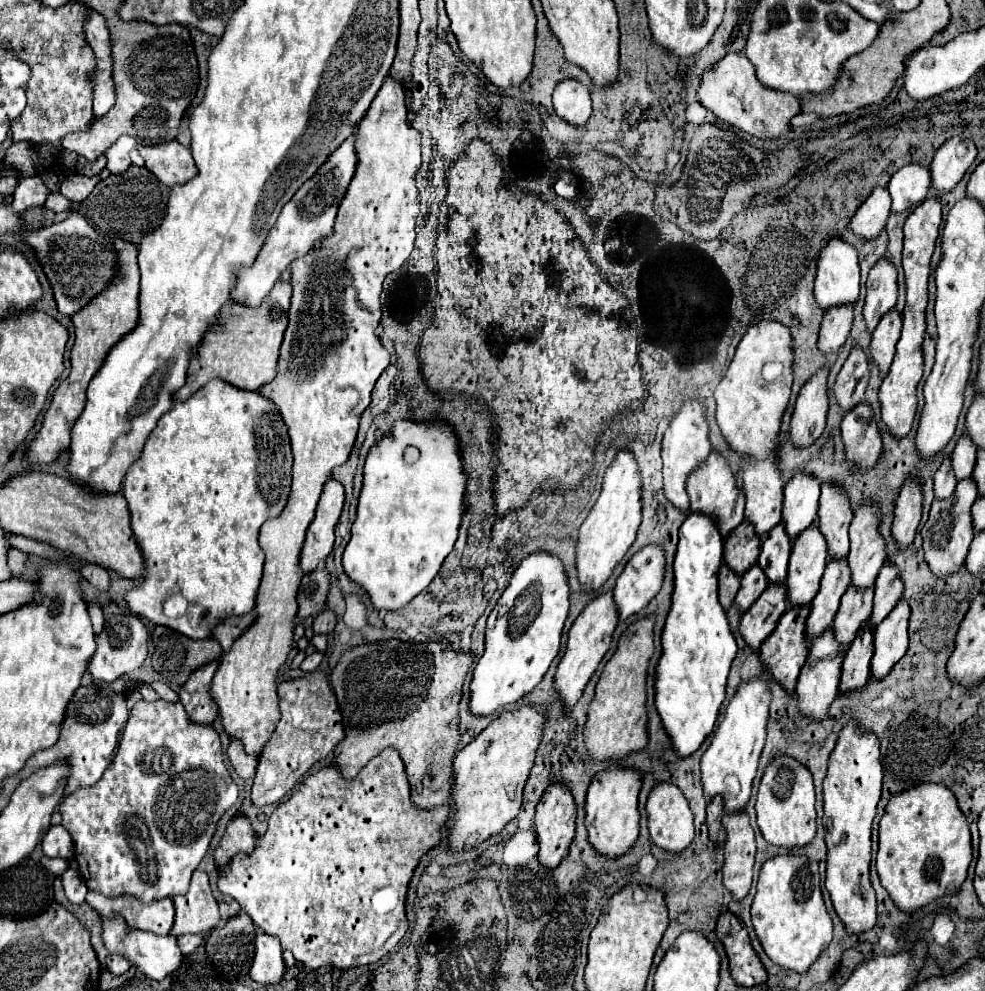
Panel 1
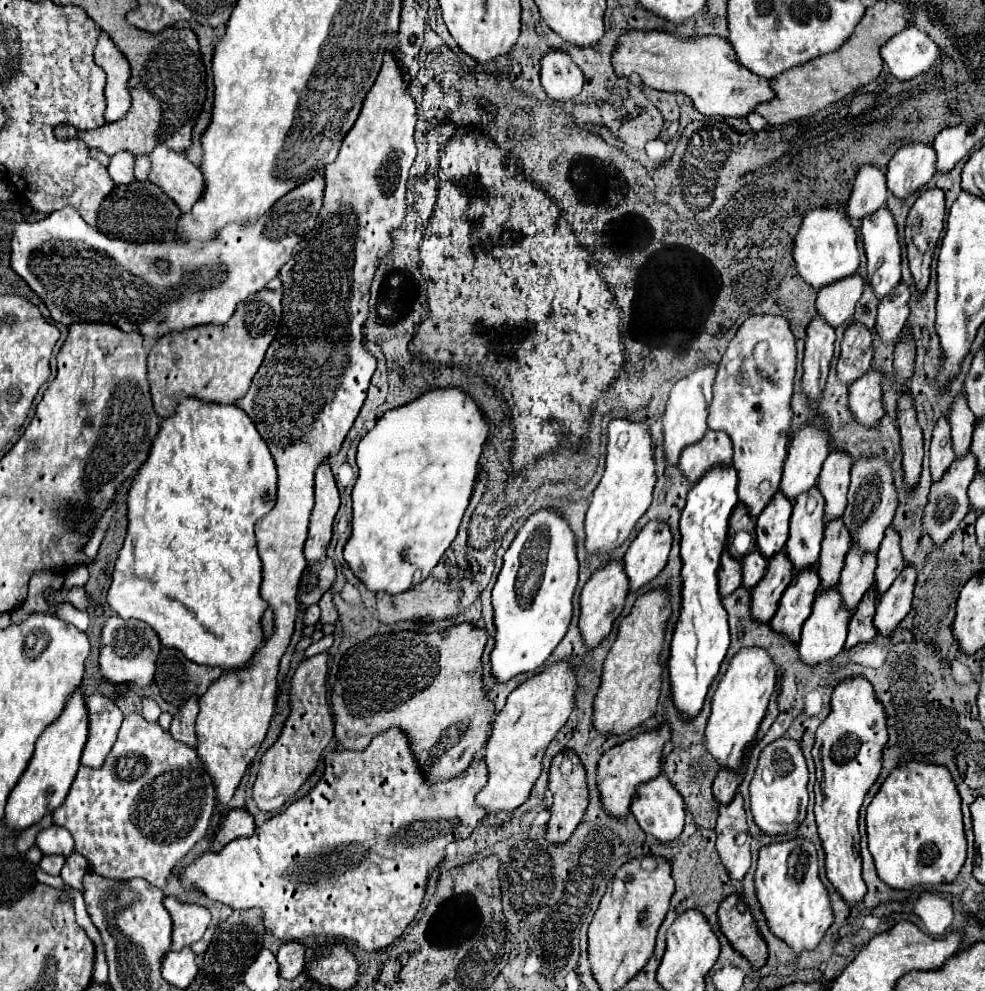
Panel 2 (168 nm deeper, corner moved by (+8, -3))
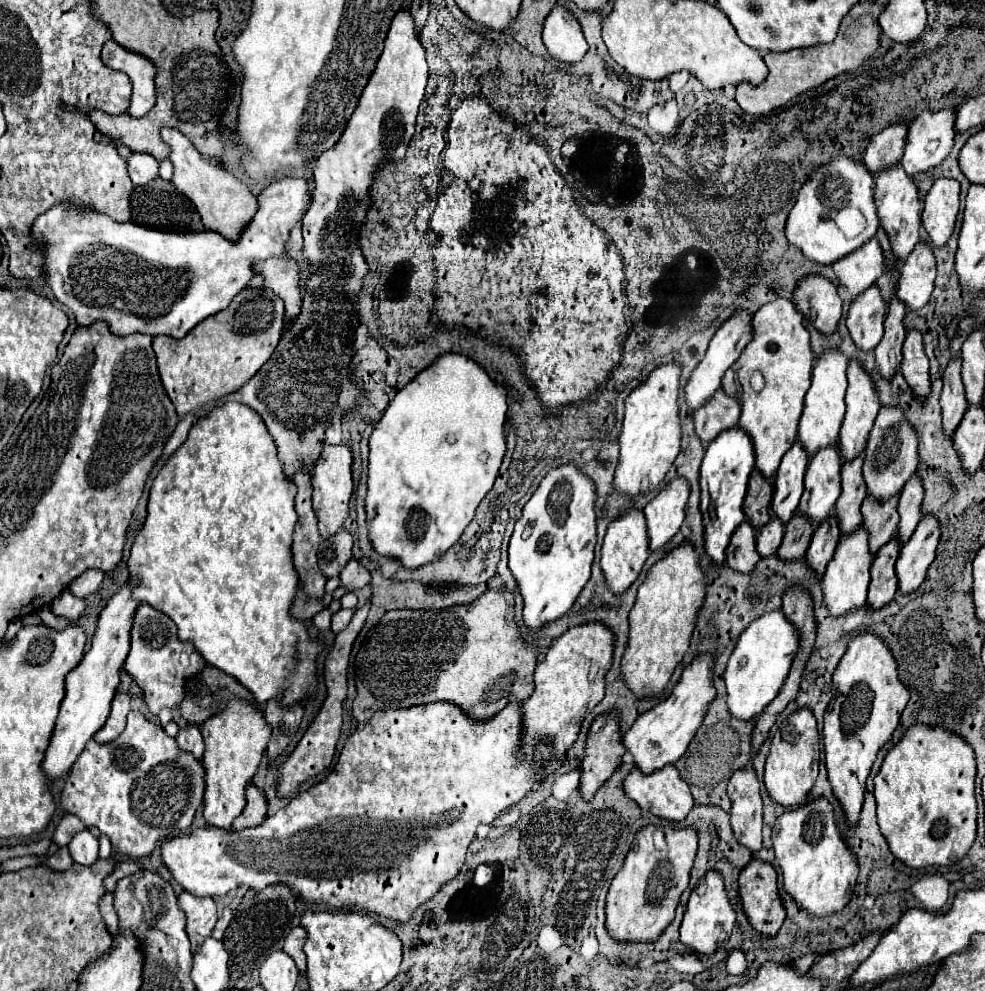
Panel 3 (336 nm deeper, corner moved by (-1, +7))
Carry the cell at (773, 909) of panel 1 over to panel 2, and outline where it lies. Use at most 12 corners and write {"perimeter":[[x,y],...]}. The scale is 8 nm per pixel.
{"perimeter":[[807,840],[763,846],[755,892],[795,954],[833,924]]}

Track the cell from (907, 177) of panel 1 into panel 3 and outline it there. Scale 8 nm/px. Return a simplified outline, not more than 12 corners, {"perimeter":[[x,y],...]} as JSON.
{"perimeter":[[954,108],[910,124],[906,174],[938,166],[954,146]]}

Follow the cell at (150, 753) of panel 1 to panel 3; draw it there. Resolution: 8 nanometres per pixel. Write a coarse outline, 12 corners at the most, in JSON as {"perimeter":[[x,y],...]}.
{"perimeter":[[128,714],[74,762],[64,812],[140,860],[202,806],[204,768]]}

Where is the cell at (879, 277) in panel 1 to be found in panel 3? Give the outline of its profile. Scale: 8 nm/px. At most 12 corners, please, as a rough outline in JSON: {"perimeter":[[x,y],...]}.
{"perimeter":[[900,162],[878,170],[874,200],[904,260],[922,228],[914,178]]}

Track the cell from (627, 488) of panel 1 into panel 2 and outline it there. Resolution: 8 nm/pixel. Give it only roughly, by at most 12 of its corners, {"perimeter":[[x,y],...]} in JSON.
{"perimeter":[[609,424],[585,516],[587,554],[633,532],[655,486],[649,428]]}

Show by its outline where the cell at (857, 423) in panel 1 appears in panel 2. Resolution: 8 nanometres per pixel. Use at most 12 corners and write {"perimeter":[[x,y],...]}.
{"perimeter":[[871,370],[849,386],[849,412],[865,428],[885,414],[881,374]]}

